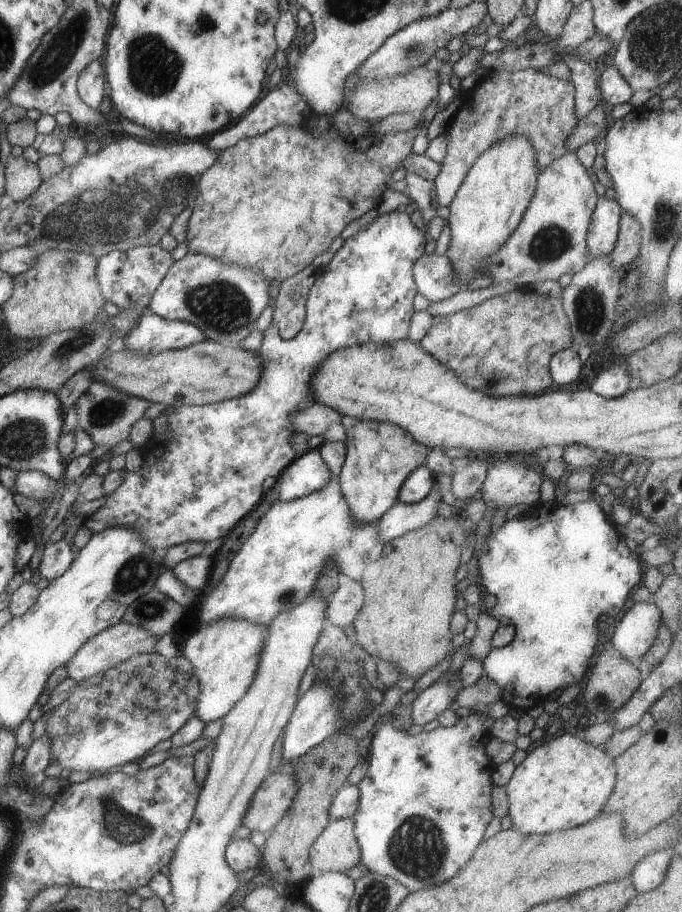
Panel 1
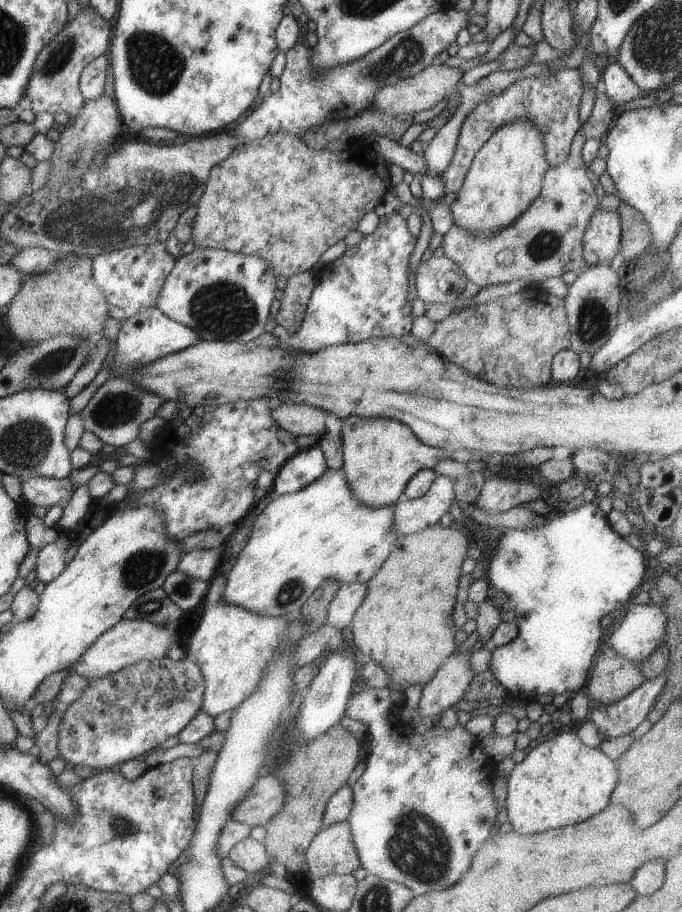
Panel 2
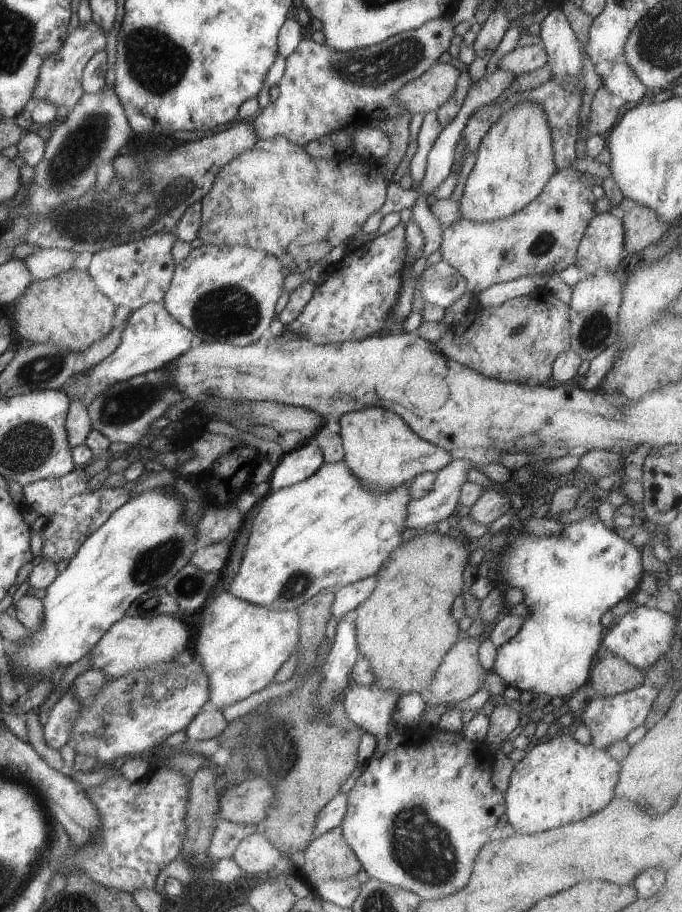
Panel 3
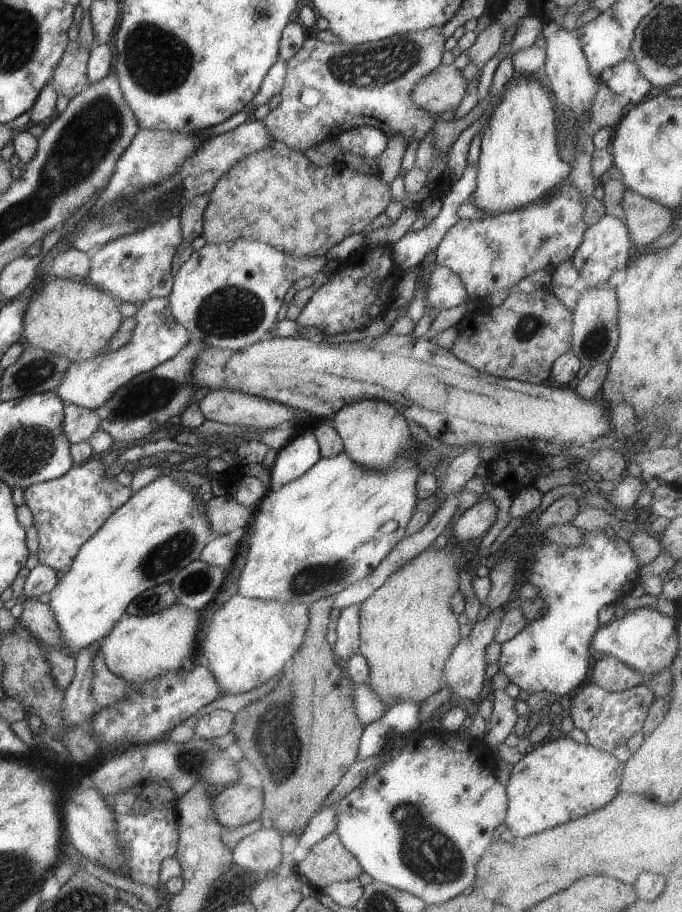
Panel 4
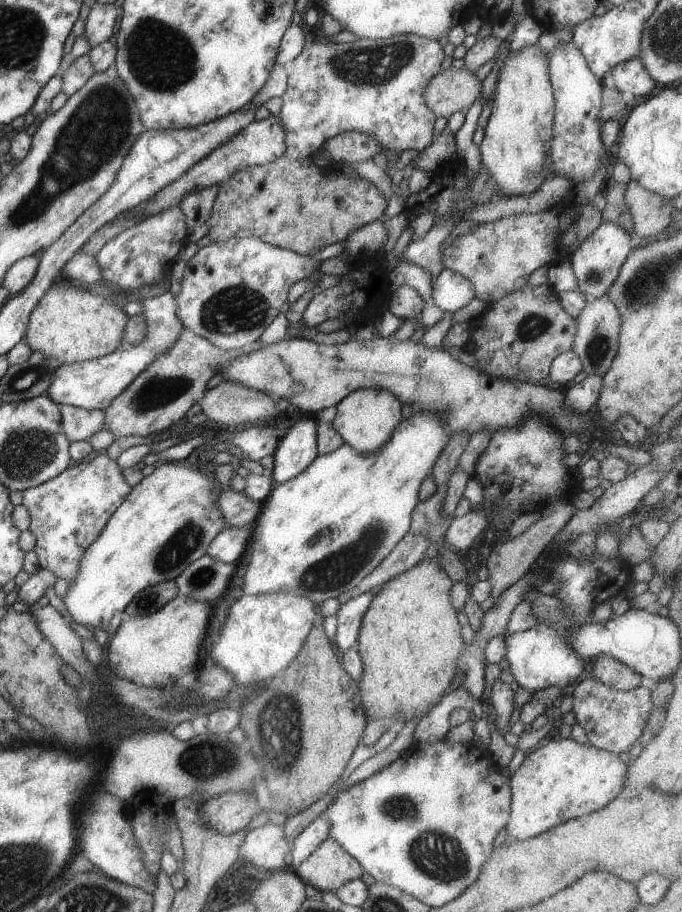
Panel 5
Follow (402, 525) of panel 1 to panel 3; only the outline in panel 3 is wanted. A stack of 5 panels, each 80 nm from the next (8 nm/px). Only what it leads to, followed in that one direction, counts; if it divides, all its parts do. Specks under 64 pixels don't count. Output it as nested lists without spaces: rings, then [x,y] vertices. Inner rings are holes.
[[[454,459],[435,473],[433,489],[426,496],[408,503],[407,528],[424,530],[426,525],[449,517],[460,506],[462,487],[468,482],[468,471],[474,466],[469,460]]]

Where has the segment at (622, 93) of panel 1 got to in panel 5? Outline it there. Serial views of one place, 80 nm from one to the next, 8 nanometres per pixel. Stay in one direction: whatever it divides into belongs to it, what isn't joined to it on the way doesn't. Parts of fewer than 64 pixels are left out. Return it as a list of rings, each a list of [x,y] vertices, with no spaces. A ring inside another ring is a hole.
[[[640,57],[617,64],[611,73],[616,82],[615,87],[620,92],[630,92],[634,96],[648,96],[656,88],[656,81]]]

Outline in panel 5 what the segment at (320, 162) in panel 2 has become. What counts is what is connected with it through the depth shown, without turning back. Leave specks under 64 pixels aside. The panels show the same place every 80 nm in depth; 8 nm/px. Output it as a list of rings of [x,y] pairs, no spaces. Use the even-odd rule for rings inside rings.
[[[285,154],[274,159],[274,162],[236,171],[218,186],[219,191],[209,218],[208,237],[212,242],[225,241],[232,237],[252,237],[307,256],[314,255],[330,244],[342,242],[357,228],[381,219],[388,203],[374,186],[374,182],[364,180],[358,175],[341,175],[335,167],[320,168],[310,158],[290,160]]]

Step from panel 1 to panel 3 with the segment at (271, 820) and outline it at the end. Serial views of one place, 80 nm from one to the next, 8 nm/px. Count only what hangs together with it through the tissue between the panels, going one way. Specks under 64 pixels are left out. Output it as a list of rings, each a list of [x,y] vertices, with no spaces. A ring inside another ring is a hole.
[[[249,775],[219,795],[220,820],[240,824],[258,824],[267,816],[275,790],[262,777]]]

